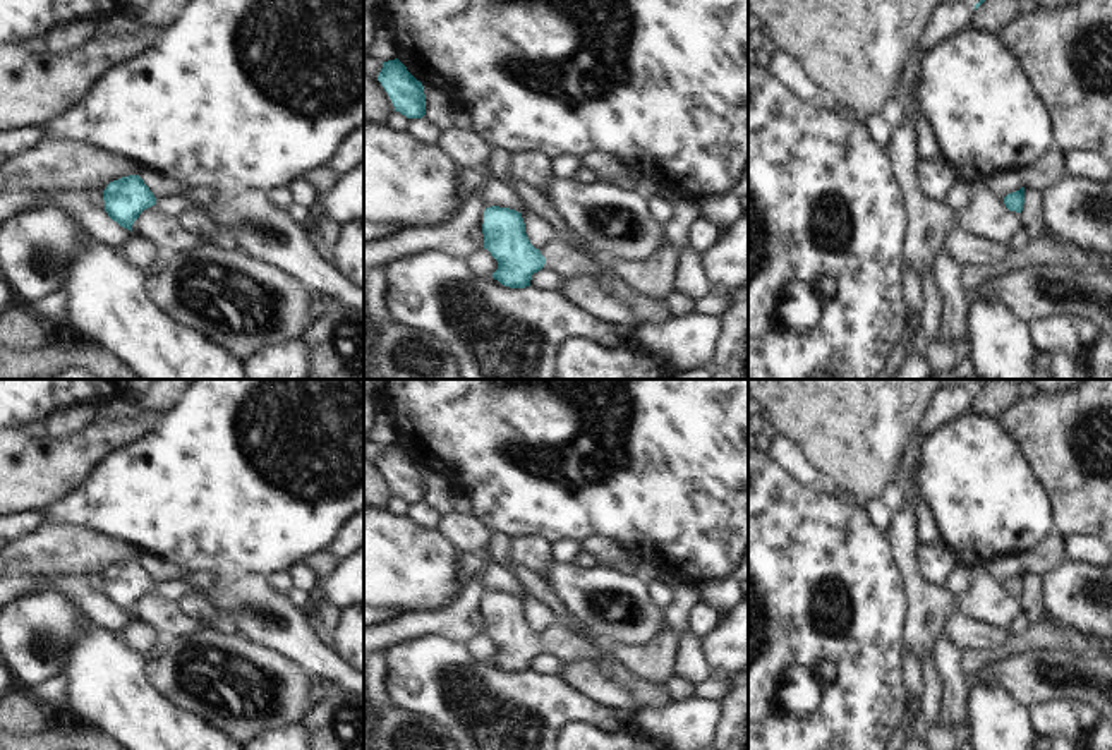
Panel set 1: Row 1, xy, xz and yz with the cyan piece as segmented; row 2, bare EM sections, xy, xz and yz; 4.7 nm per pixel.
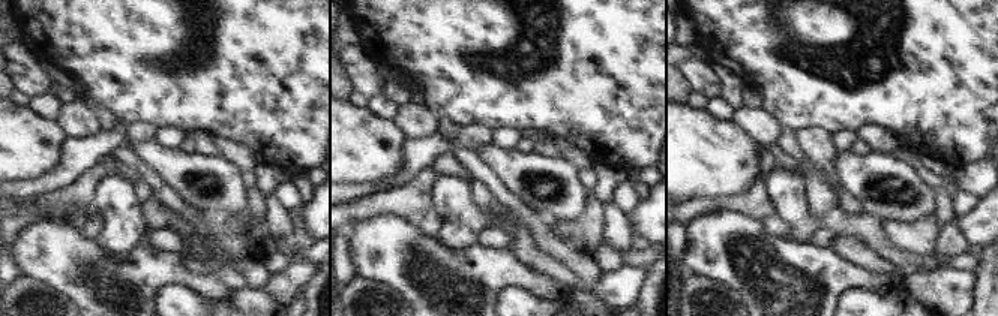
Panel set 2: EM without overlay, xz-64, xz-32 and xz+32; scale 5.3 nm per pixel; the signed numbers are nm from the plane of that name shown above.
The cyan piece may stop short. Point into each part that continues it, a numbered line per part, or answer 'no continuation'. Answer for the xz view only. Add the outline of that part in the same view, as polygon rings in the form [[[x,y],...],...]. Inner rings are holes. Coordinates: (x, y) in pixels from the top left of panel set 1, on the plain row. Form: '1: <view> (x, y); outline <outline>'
1: xz (562, 642); outline [[[554,620],[542,633],[541,638],[546,642],[544,654],[554,656],[571,668],[580,659],[590,659],[597,664],[597,649],[580,638],[566,623]]]

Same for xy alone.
1: xy (174, 589); outline [[[165,578],[156,582],[156,594],[178,602],[182,597],[192,596],[196,589],[185,578]]]

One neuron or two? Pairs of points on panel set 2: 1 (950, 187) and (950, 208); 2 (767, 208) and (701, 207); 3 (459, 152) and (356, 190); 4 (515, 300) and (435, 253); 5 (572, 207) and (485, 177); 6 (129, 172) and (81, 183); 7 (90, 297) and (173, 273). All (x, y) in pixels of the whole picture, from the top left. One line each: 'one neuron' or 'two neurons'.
1: one neuron
2: one neuron
3: two neurons
4: two neurons
5: two neurons
6: one neuron
7: one neuron

